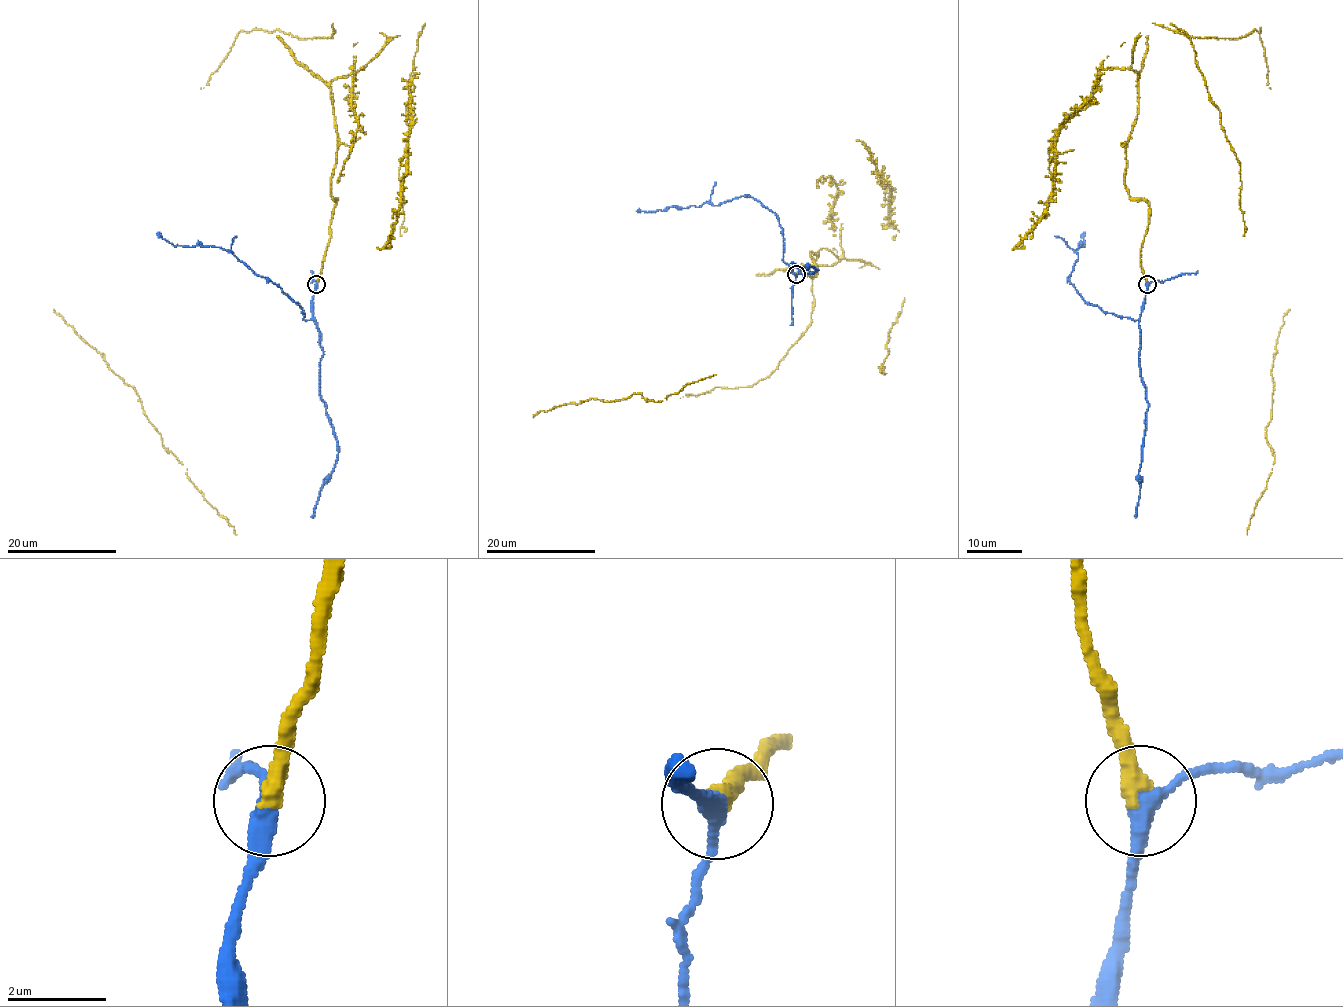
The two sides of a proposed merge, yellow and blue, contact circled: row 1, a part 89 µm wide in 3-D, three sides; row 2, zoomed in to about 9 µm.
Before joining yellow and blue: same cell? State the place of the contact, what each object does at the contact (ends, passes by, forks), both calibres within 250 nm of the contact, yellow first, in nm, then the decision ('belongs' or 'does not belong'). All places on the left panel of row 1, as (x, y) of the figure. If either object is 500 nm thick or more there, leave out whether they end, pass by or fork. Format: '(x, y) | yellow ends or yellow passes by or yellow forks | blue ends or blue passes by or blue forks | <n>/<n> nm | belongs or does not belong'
(316, 284) | yellow ends | blue passes by | 360/360 nm | belongs

